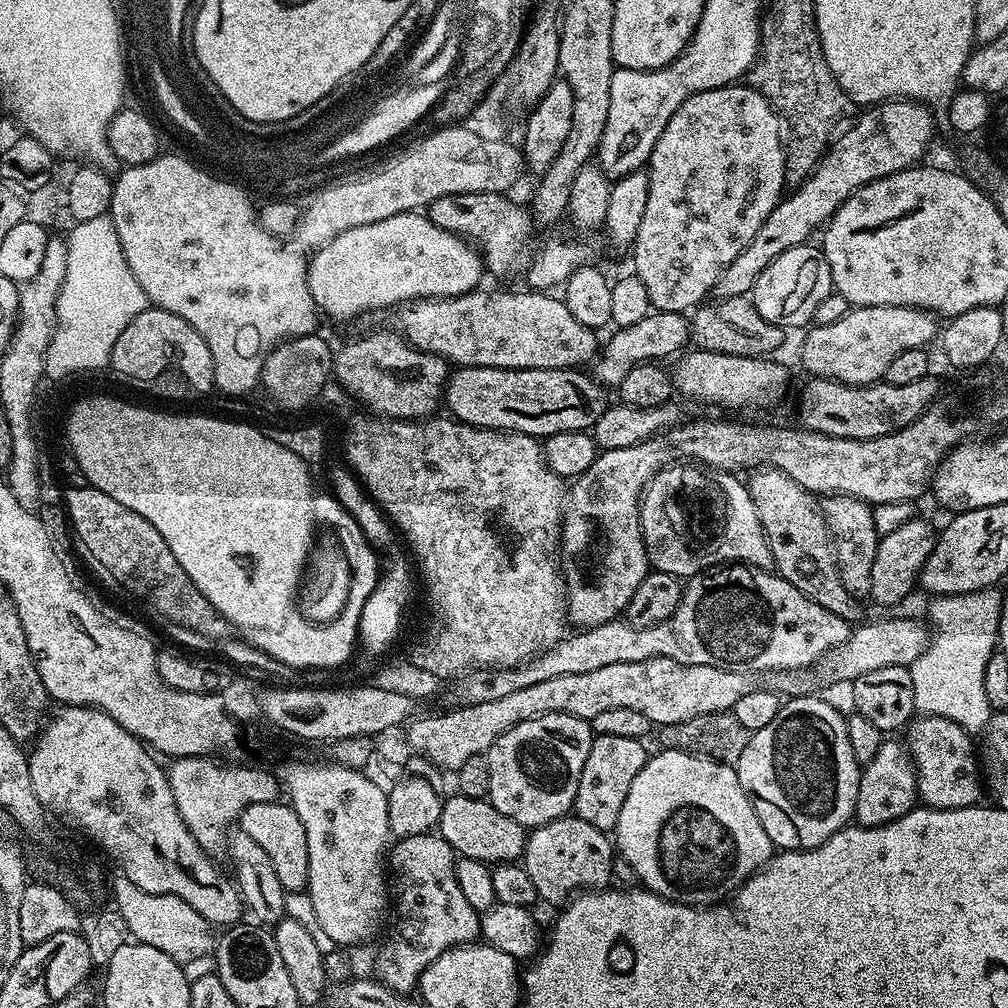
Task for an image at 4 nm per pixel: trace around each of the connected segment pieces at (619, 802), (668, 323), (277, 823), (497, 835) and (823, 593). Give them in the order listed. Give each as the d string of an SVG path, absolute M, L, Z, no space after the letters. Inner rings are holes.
M596 736L590 746L590 754L586 754L586 766L582 766L582 778L578 778L578 794L574 805L574 815L582 818L582 822L590 822L590 826L594 826L598 830L606 833L611 833L615 829L618 822L618 814L622 814L622 805L626 803L626 794L630 794L630 785L634 783L634 778L638 778L638 770L642 770L642 766L648 760L649 749L644 749L646 746L644 740L635 740L634 738L614 738L613 736Z
M649 312L642 322L635 326L616 328L613 336L608 341L603 341L598 355L591 361L590 372L597 384L601 386L618 386L634 366L648 362L660 362L663 356L675 357L685 351L690 340L690 320L682 312ZM684 343L686 345L684 345ZM676 352L676 353L675 353ZM592 368L592 369L591 369Z
M274 799L251 804L240 815L238 828L250 834L250 838L254 838L254 842L258 842L270 857L274 874L278 874L278 882L282 882L285 893L302 892L307 889L310 878L310 845L306 842L306 826L302 826L302 818L298 818L291 803L280 803L279 799Z
M452 794L440 806L440 823L438 834L452 848L457 857L478 858L478 862L489 866L511 864L519 861L524 855L526 829L514 818L498 814L487 799L475 800L469 796Z
M757 469L749 475L746 483L755 513L767 536L777 575L850 626L863 623L866 616L860 609L861 601L849 594L841 581L824 513L815 497L776 469Z

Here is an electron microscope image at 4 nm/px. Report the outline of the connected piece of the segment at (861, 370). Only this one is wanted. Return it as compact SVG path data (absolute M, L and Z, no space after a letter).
M866 306L853 307L838 322L831 326L812 326L803 333L804 341L800 344L800 360L812 378L822 380L837 380L843 384L875 384L883 381L886 366L903 354L906 350L915 348L927 349L928 343L935 341L938 336L937 317L923 308L903 308L902 306Z

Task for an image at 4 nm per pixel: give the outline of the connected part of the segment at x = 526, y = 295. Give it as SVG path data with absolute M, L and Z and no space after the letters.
M544 290L463 292L445 300L413 300L395 309L395 331L418 350L441 356L449 365L466 368L576 368L597 355L597 333L582 326L564 304Z

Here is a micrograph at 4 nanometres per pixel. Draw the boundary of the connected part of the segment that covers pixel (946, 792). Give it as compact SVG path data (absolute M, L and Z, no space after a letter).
M917 715L906 729L906 747L916 768L916 794L929 808L971 808L979 805L982 792L982 769L973 737L962 726L941 716Z

